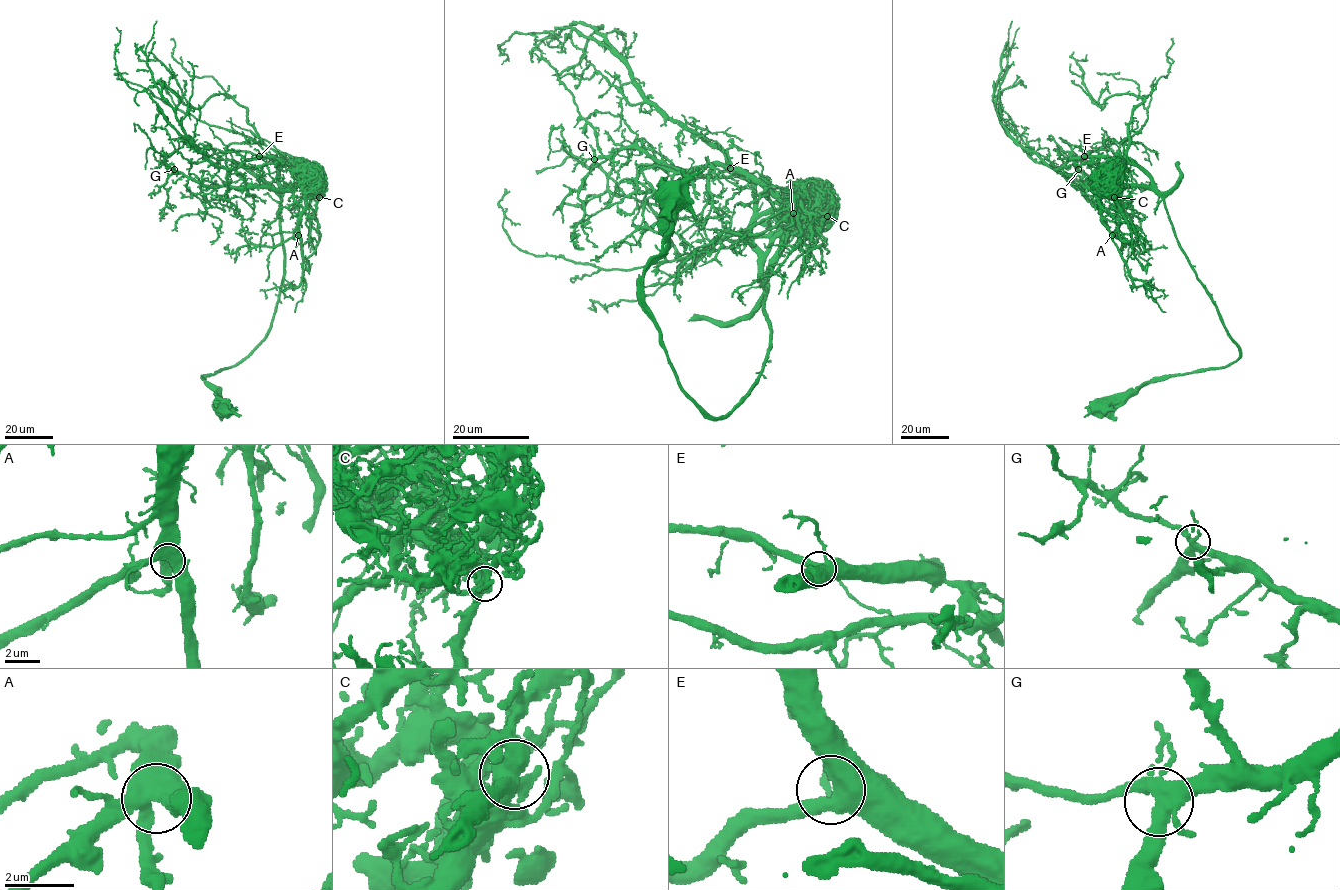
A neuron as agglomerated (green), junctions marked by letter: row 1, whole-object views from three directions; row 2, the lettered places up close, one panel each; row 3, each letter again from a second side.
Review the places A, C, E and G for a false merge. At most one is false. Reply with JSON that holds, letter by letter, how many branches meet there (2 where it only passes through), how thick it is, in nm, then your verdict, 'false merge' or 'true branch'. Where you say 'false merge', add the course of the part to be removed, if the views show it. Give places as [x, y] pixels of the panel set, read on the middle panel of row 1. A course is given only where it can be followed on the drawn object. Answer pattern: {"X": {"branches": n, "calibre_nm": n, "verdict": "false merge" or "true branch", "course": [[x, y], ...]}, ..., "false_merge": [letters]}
{"A": {"branches": 4, "calibre_nm": 550, "verdict": "true branch"}, "C": {"branches": 4, "calibre_nm": 550, "verdict": "true branch"}, "E": {"branches": 4, "calibre_nm": 550, "verdict": "true branch"}, "G": {"branches": 5, "calibre_nm": 380, "verdict": "true branch"}, "false_merge": []}

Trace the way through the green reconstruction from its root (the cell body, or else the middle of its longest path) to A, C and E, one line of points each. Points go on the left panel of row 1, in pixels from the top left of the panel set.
A: (223, 405), (205, 378), (242, 362), (270, 326), (283, 276), (286, 186), (305, 196), (298, 235)
C: (223, 405), (205, 378), (245, 359), (265, 337), (276, 310), (283, 276), (282, 190), (305, 187), (320, 197)
E: (223, 405), (205, 378), (239, 364), (263, 338), (276, 310), (283, 276), (279, 167), (274, 156), (259, 156)

